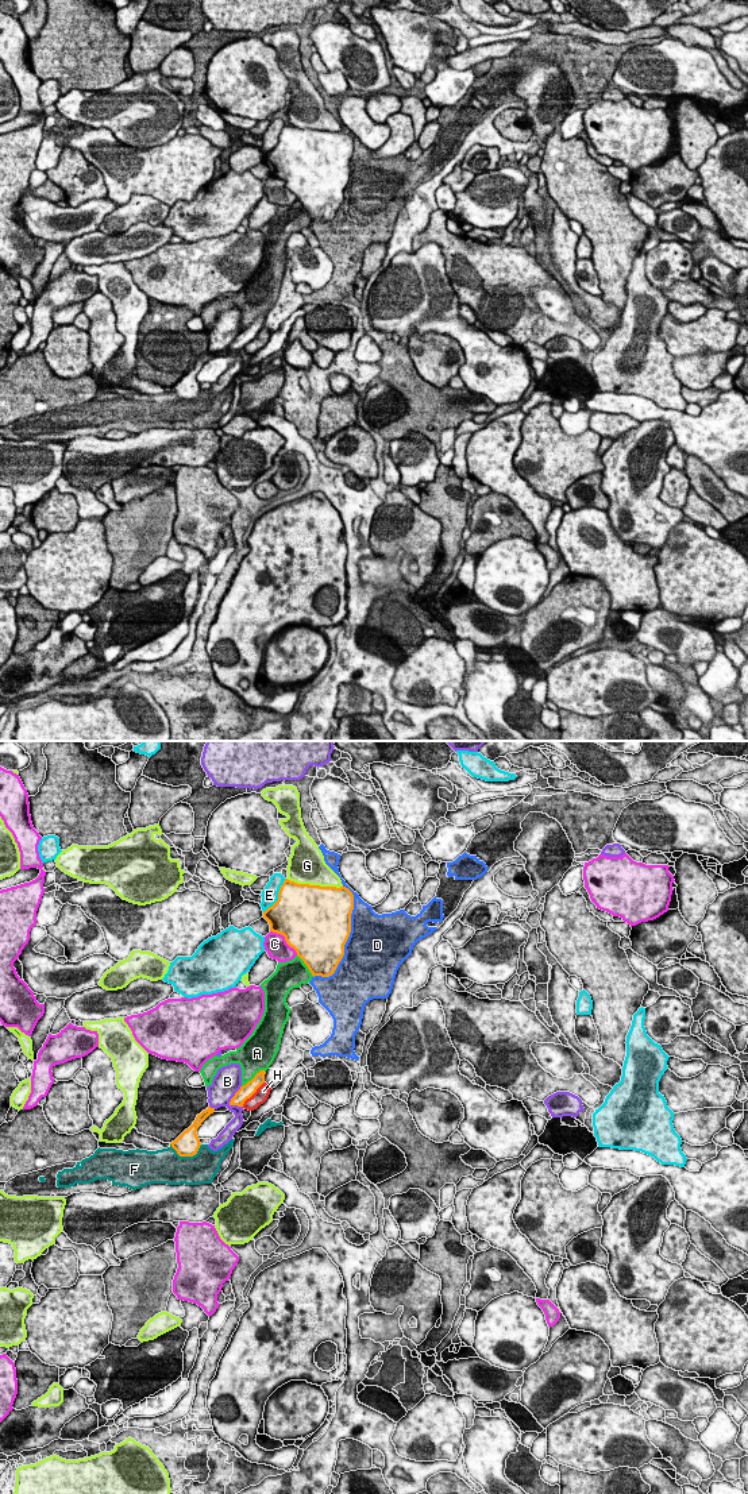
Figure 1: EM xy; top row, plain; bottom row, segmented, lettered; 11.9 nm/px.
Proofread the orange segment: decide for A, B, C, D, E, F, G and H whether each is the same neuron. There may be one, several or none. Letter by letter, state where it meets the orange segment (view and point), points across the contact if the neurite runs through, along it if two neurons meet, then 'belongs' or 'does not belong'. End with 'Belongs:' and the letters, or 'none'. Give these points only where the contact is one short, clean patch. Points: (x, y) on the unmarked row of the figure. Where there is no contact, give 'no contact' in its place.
A: contact xy (254, 321); does not belong
B: contact xy (234, 340); does not belong
C: contact xy (285, 184); does not belong
D: contact xy (347, 182); does not belong
E: contact xy (278, 141); does not belong
F: contact xy (186, 400); does not belong
G: contact xy (315, 130); does not belong
H: contact xy (253, 338); border xy (263, 325), (242, 350); does not belong
Belongs: none

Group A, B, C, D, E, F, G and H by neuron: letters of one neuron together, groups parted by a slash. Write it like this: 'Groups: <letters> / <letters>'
Groups: A / B / C / D F / E / G / H

